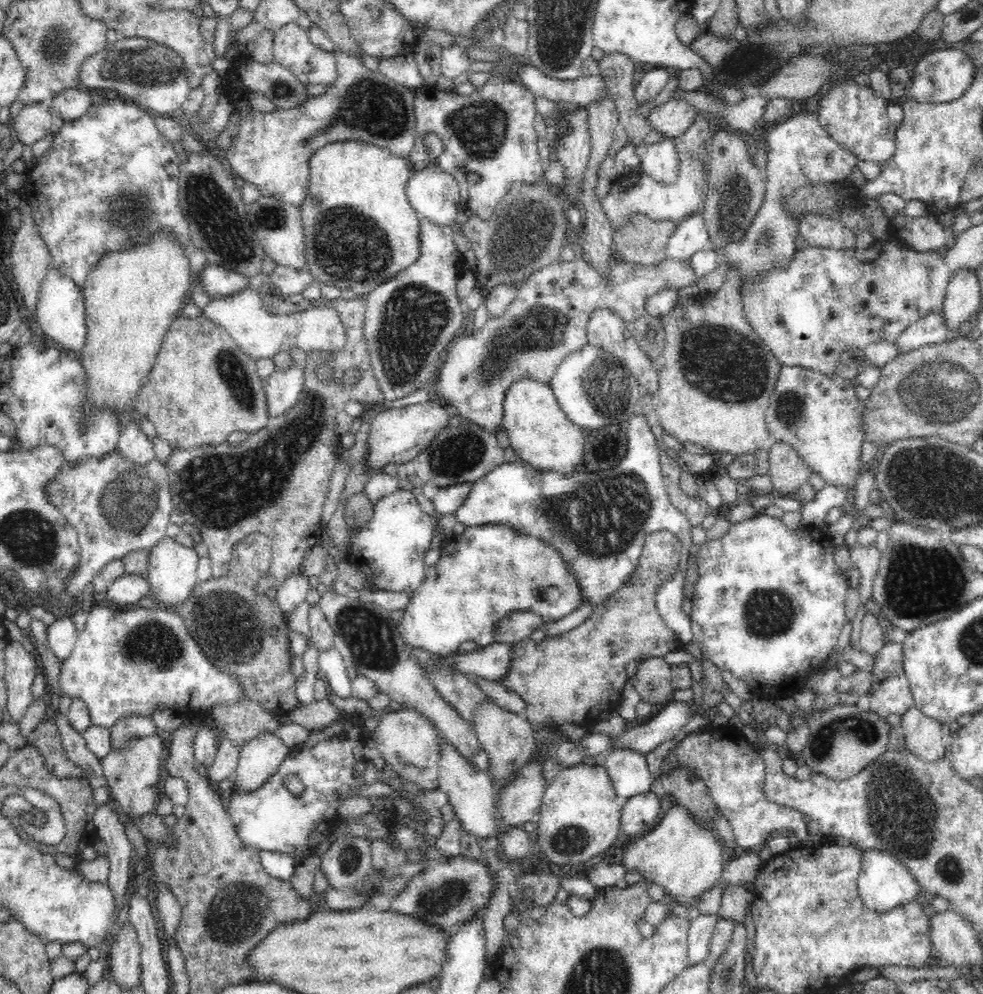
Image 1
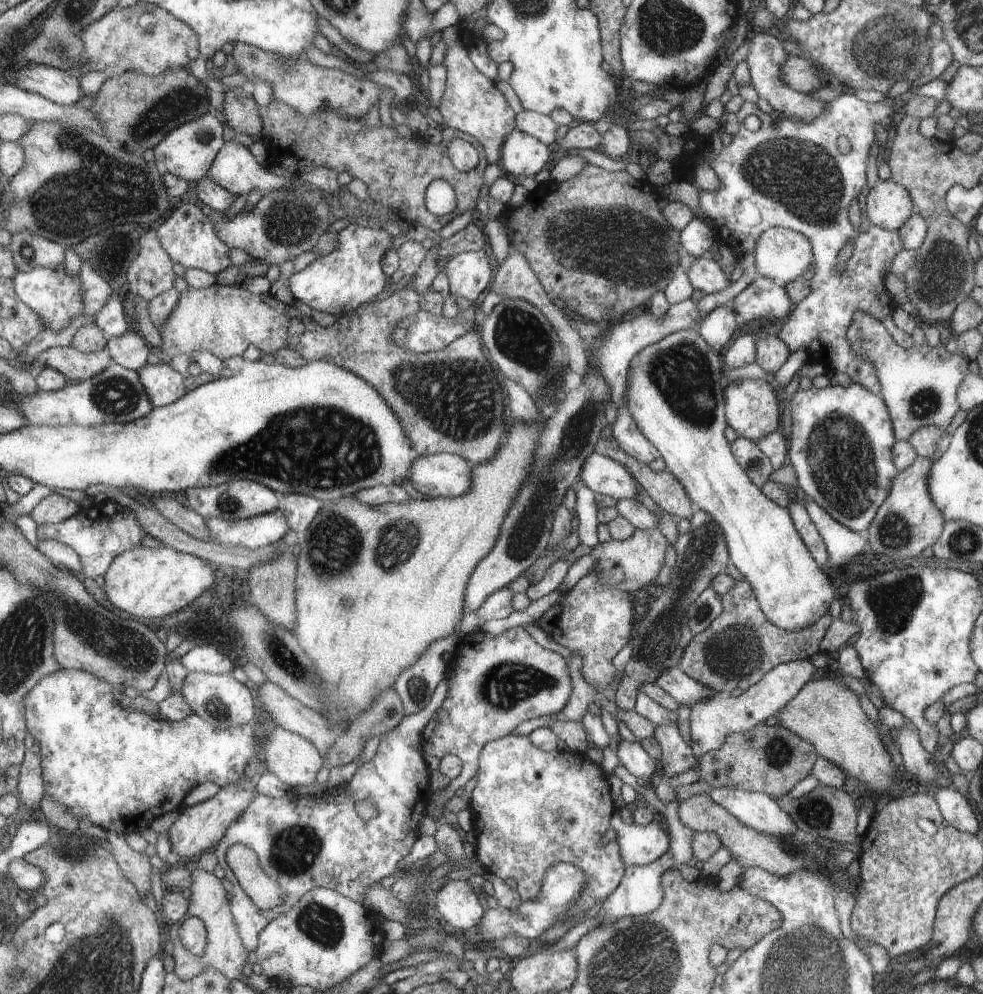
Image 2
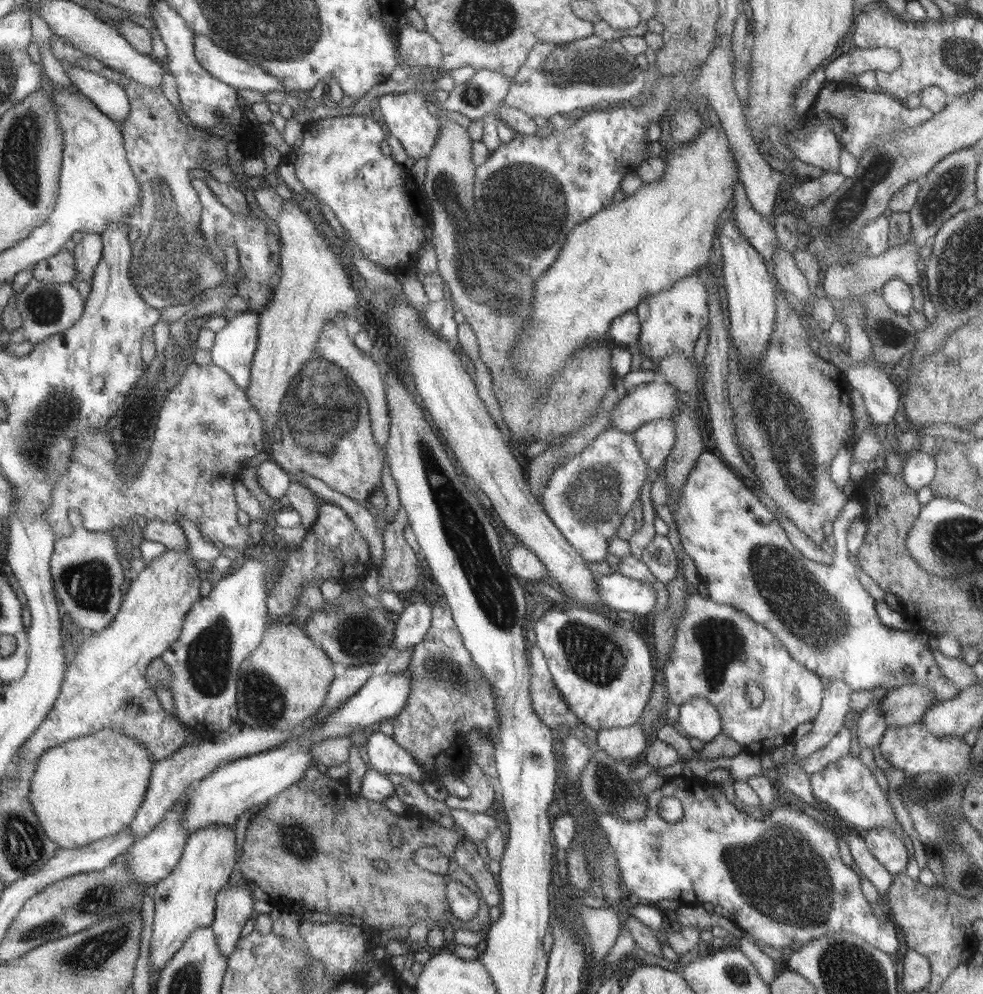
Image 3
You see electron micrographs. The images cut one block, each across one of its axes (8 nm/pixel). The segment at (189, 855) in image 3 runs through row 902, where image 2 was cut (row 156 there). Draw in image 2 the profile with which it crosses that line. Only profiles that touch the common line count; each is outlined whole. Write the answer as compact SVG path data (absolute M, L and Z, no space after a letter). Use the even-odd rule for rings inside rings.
M210 110L209 113L202 114L202 117L186 122L185 125L174 129L163 141L156 145L153 149L154 164L156 164L162 176L171 173L185 182L198 182L207 177L223 146L222 124L214 116L214 112Z

